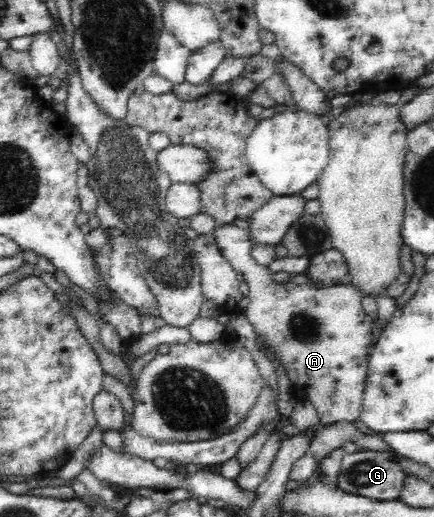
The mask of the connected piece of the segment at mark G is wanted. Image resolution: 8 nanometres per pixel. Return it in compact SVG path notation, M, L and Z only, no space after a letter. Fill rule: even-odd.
M358 449L344 455L340 466L340 474L336 485L350 494L362 495L378 501L399 500L403 487L404 469L396 463L398 454L390 449L385 451Z

